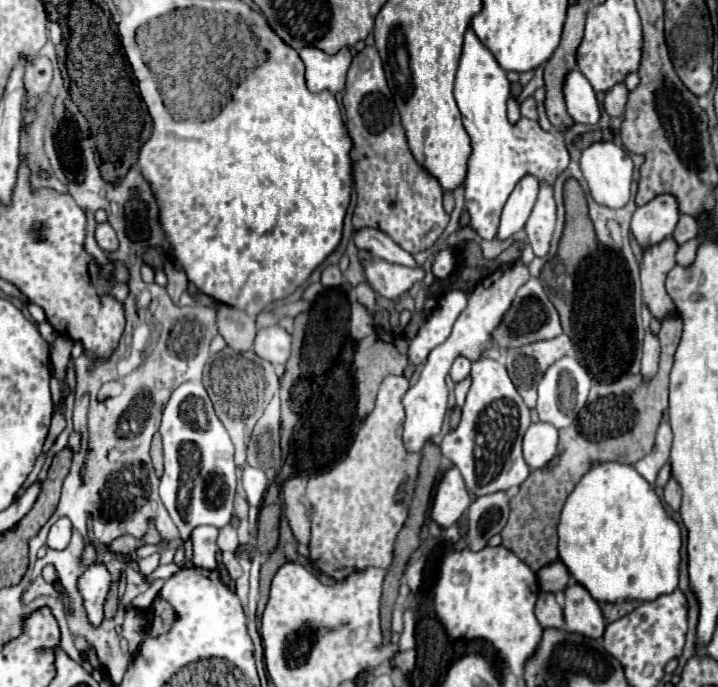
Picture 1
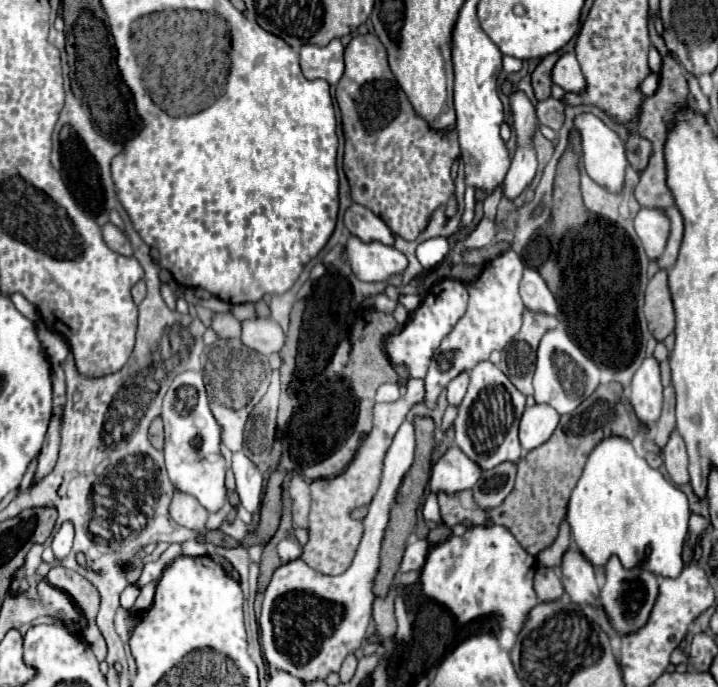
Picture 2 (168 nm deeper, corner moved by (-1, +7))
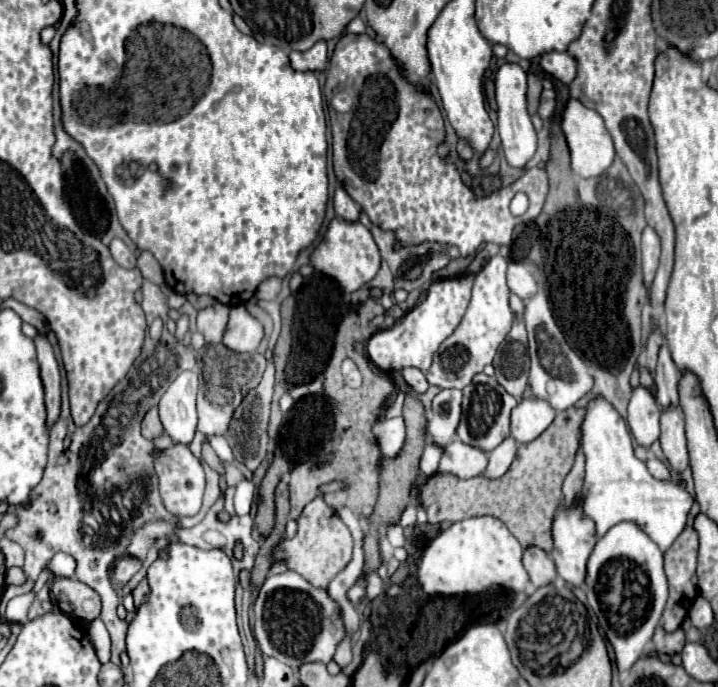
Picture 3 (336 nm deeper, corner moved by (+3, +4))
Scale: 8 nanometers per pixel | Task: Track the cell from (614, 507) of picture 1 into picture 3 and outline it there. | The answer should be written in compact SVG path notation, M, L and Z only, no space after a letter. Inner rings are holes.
M597 395L585 407L585 411L581 443L587 457L587 473L579 507L583 507L583 513L595 521L597 537L603 537L613 525L621 521L633 521L639 523L647 535L651 535L661 551L667 551L667 547L671 547L671 543L685 529L693 497L683 487L657 481L647 471L645 463L633 455L633 439L625 419L605 397Z

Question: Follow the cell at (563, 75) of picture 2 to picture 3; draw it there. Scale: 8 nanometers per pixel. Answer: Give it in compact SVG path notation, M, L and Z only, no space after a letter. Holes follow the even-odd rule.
M549 51L541 57L541 67L545 73L549 73L561 83L569 85L575 79L575 59L569 53Z

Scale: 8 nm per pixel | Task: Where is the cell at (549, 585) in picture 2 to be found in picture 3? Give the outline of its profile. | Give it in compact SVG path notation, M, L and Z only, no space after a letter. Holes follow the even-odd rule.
M529 545L523 549L523 565L529 573L529 579L535 587L543 587L547 583L553 583L555 577L555 563L551 555L535 545Z

